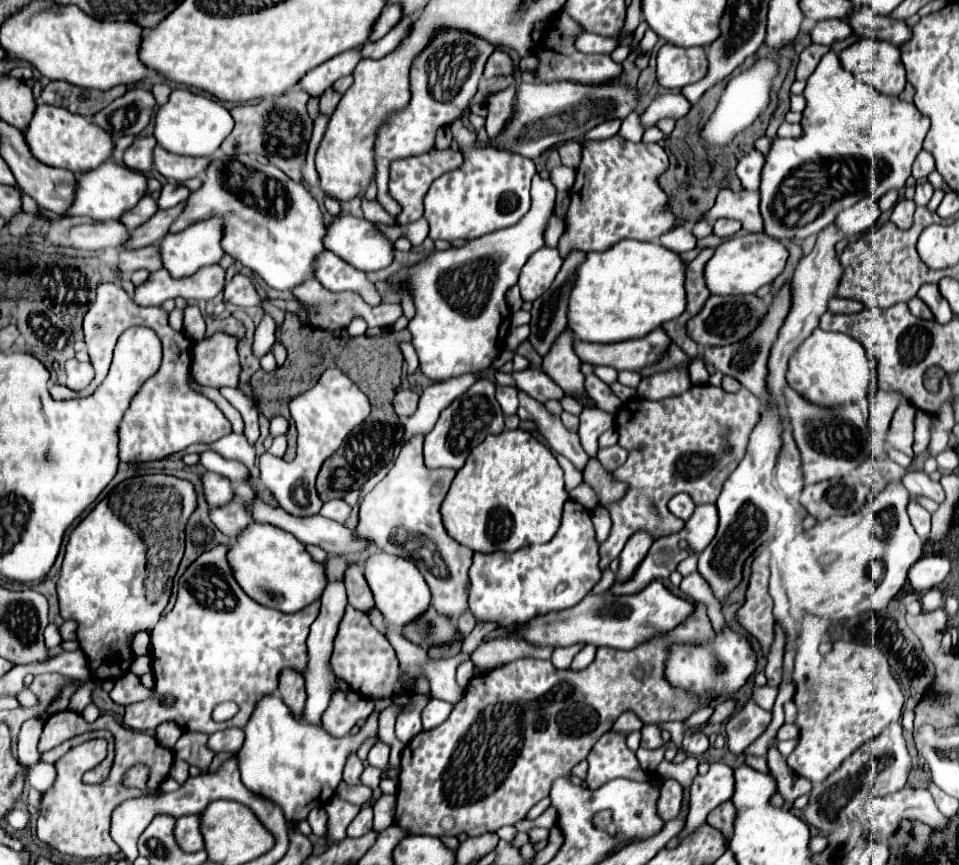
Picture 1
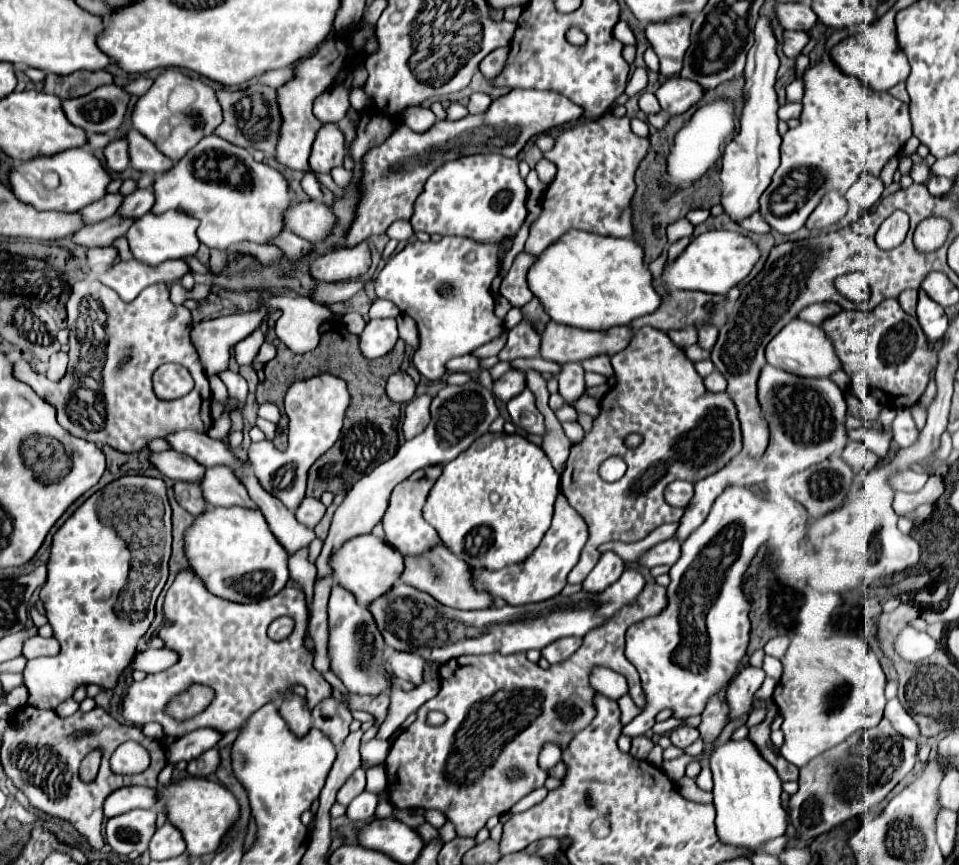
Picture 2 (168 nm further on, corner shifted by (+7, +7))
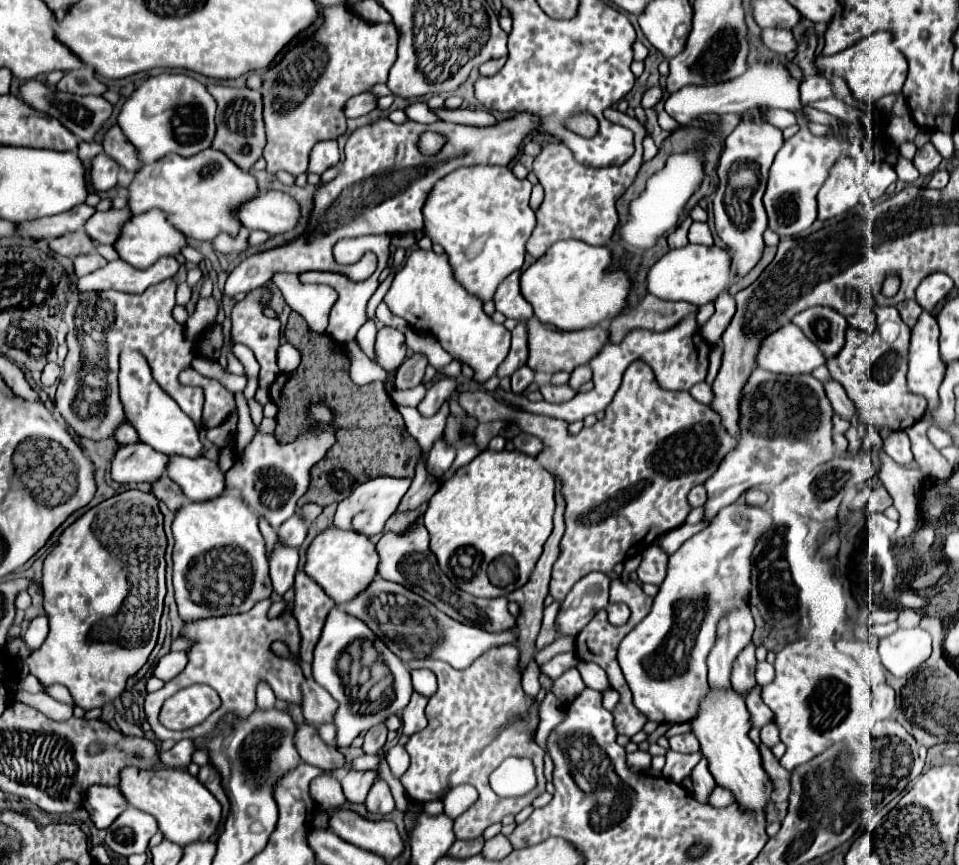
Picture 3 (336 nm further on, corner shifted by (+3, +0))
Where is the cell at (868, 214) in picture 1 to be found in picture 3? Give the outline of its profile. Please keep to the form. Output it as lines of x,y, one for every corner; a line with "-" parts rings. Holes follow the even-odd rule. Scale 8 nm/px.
877,163
877,165
871,165
871,169
867,171
867,175
865,175
865,187
867,187
867,193
869,193
869,197
875,201
875,199
879,199
885,191
887,191
887,187
891,185
891,183
895,183
897,181
897,173
895,173
895,169
891,167
891,165
887,165
887,163

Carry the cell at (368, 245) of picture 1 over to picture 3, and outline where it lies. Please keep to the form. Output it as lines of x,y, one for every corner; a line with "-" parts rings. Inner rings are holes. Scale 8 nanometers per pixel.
265,191
253,201
245,203
237,217
247,229
261,229
269,235
283,235
293,231
301,221
301,205
287,193

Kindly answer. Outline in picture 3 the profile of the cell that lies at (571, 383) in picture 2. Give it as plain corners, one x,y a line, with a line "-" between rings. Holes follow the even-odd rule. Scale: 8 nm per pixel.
581,365
581,367
575,367
575,369
573,369
573,373
571,373
571,377
569,377
569,385
571,385
571,389
579,391
579,387
581,387
585,381
589,381
589,379
591,379
591,369
589,369
587,365

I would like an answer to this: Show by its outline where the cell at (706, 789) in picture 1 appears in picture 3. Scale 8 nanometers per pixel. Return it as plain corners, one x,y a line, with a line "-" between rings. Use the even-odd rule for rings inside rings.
715,787
713,793
709,795
709,805
713,805
713,807
725,807
731,803
733,803
733,795
721,787

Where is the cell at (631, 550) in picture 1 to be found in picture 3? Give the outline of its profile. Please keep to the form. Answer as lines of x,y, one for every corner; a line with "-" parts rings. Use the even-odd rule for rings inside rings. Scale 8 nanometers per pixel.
593,571
579,583
575,583
575,587
561,603
561,611
555,621
555,627
561,635
577,635
599,609
607,607
609,581
609,575

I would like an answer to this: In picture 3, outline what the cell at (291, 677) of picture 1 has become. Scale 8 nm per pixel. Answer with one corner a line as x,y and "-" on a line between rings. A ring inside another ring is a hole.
307,723
297,725
295,745
301,759
313,767
327,771
327,769
341,769
345,765
343,755
337,753
335,747
327,747
319,737
317,727
313,725
307,725

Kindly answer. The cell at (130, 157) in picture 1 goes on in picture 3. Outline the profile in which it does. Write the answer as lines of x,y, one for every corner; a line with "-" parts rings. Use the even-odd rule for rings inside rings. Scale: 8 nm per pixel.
99,153
93,159
93,165
89,169
89,183
95,187
95,191
109,191
111,187
117,185
117,175
119,175
119,165
109,159
109,155

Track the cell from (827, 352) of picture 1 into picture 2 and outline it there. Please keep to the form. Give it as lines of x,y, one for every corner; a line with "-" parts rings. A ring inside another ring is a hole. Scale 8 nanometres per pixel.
799,318
791,320
783,330
779,330
779,334
767,344
765,356
771,366
807,378
827,378
831,372
841,370
837,352
833,350
833,344
825,336
825,332
819,326
809,326
809,322
801,322

